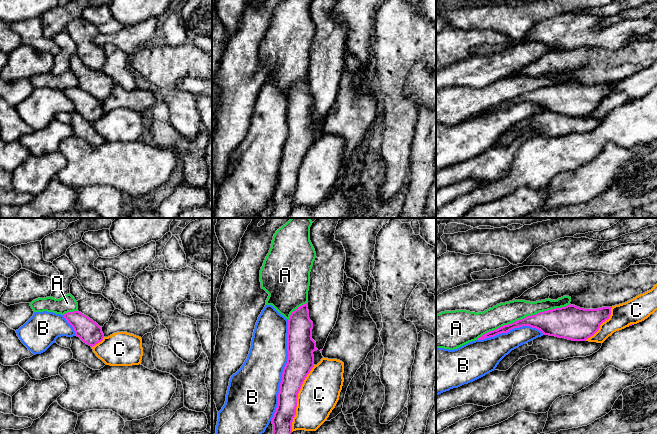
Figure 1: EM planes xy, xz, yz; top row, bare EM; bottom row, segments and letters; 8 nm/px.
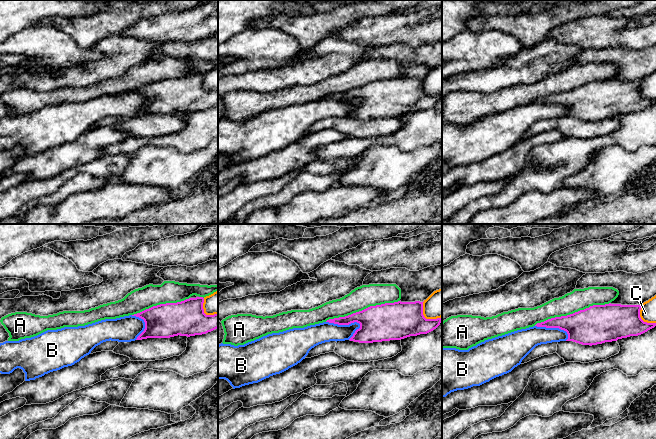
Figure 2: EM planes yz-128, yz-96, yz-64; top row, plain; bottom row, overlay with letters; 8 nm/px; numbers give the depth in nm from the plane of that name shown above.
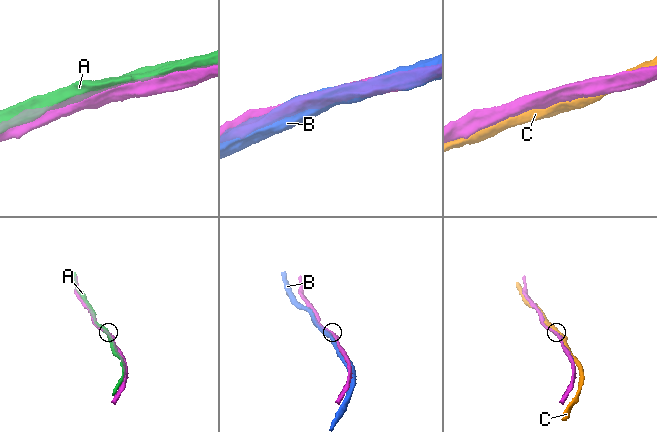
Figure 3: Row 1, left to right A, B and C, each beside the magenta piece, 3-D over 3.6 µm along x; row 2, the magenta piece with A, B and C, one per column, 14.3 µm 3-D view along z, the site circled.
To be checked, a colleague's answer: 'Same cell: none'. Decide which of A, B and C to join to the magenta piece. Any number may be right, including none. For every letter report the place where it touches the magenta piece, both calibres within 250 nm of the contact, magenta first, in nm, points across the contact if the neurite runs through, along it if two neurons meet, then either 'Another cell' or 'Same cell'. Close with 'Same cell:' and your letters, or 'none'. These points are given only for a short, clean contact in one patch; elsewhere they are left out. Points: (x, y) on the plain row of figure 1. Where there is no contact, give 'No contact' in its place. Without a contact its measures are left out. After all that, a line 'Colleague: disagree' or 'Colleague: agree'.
A: Touches magenta at yz (523, 94). Thickness 220 nm (magenta) against 180 nm. Another cell
B: Touches magenta at xz (283, 146). Thickness 220 nm (magenta) against 380 nm. Another cell
C: Touches magenta at xz (297, 173). Thickness 200 nm (magenta) against 320 nm. Another cell
Same cell: none
Colleague: agree

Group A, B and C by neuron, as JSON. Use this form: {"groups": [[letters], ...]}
{"groups": [["A"], ["B"], ["C"]]}

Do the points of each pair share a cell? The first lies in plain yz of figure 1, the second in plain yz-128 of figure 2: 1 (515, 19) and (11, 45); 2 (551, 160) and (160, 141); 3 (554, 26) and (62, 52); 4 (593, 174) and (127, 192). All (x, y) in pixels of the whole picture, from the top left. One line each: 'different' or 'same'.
1: different
2: same
3: different
4: different

